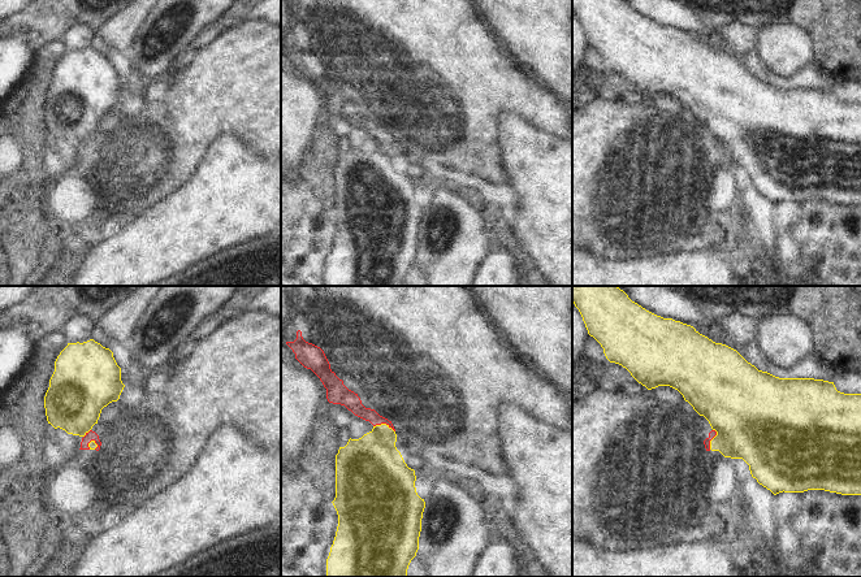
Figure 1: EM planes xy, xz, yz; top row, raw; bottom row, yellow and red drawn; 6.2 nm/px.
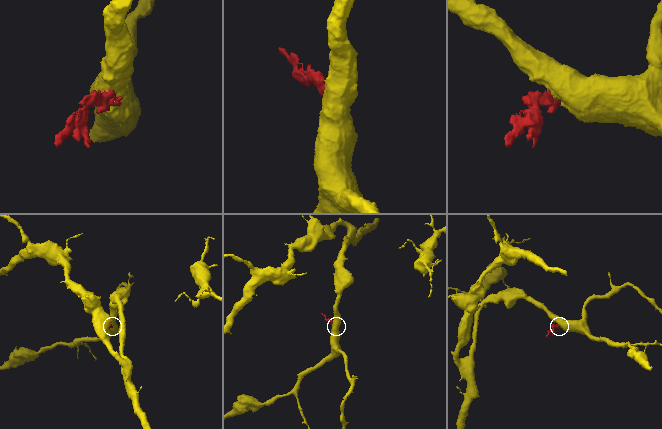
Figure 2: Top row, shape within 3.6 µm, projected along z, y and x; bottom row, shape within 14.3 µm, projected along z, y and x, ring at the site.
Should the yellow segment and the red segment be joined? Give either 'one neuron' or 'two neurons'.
two neurons

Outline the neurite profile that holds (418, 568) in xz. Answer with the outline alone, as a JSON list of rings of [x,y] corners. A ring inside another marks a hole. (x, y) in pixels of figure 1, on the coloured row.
[[[417,555],[411,560],[406,577],[432,577],[425,561]]]

